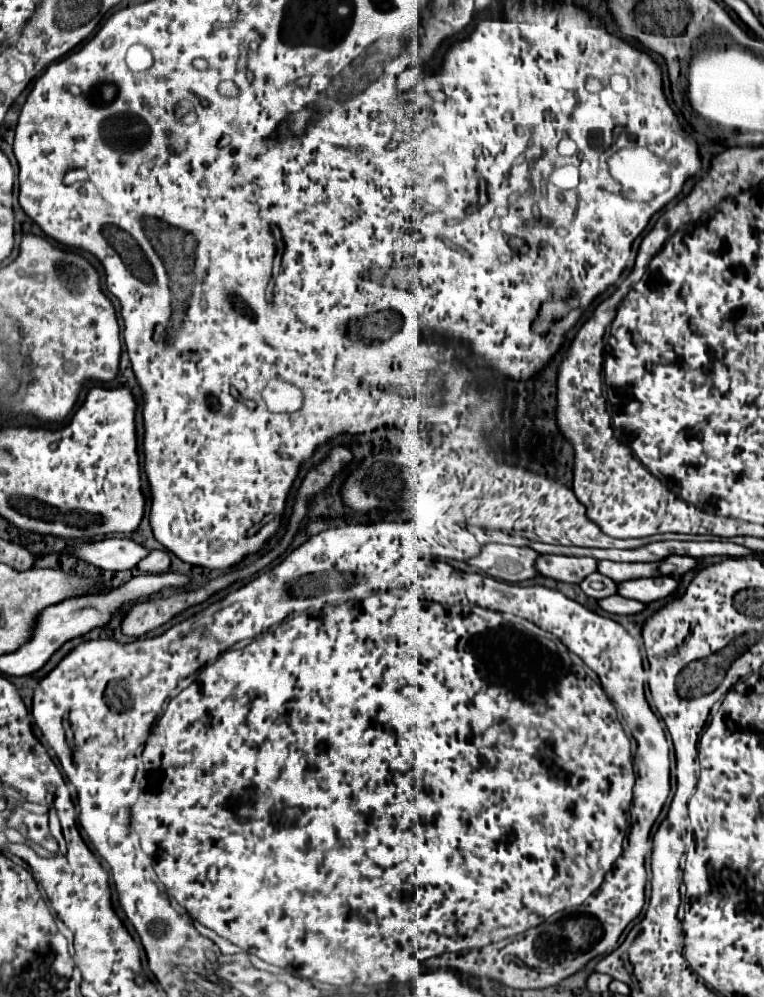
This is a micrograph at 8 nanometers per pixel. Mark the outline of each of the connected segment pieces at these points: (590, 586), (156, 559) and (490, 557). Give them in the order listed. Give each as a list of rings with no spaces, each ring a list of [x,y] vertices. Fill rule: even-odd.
[[[591,573],[579,583],[579,587],[587,597],[593,597],[593,599],[603,599],[617,593],[617,583],[611,581],[609,577],[603,577],[601,573]]]
[[[149,551],[147,557],[143,557],[137,565],[141,571],[145,573],[161,573],[161,571],[167,571],[169,569],[169,553],[167,551]]]
[[[485,545],[477,557],[471,557],[467,563],[477,567],[477,571],[487,573],[495,579],[507,583],[519,583],[535,577],[535,559],[539,555],[529,547],[511,547],[511,545]]]

